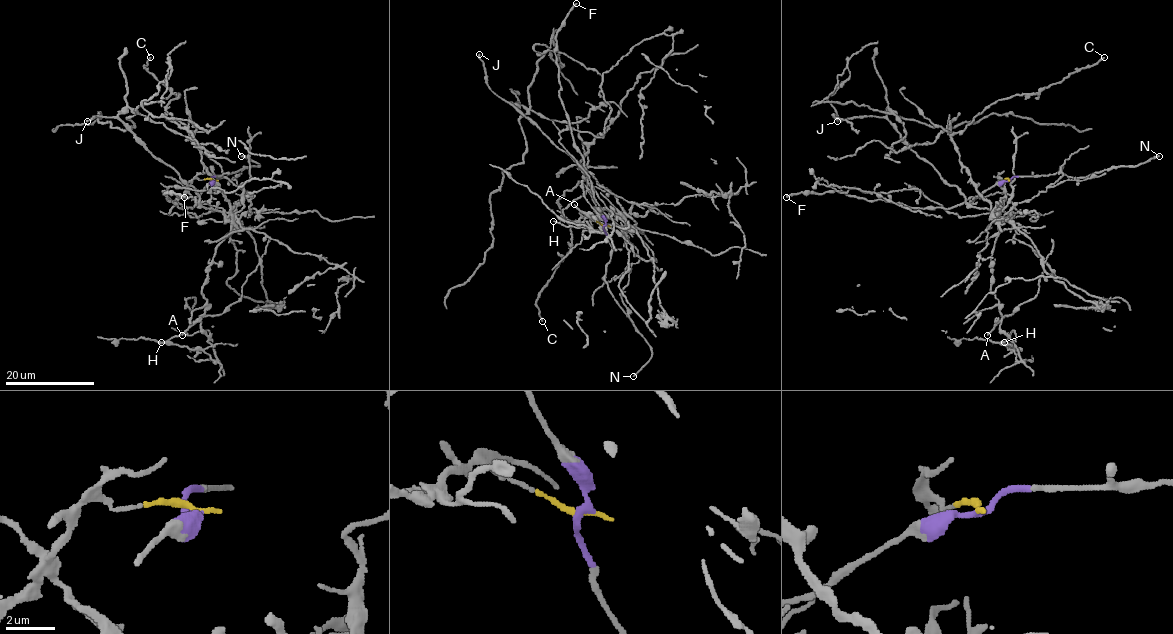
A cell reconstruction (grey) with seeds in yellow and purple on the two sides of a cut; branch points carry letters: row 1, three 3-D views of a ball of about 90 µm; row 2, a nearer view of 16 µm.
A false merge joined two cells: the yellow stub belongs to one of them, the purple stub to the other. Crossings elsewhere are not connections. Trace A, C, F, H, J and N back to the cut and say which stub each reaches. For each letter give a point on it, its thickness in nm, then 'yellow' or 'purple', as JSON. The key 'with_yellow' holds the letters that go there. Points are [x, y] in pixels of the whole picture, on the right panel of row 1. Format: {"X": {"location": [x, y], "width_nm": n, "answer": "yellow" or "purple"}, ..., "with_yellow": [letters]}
{"A": {"location": [987, 335], "width_nm": 160, "answer": "yellow"}, "C": {"location": [1104, 57], "width_nm": 190, "answer": "yellow"}, "F": {"location": [786, 197], "width_nm": 240, "answer": "purple"}, "H": {"location": [1004, 342], "width_nm": 140, "answer": "yellow"}, "J": {"location": [837, 121], "width_nm": 220, "answer": "yellow"}, "N": {"location": [1159, 156], "width_nm": 190, "answer": "purple"}, "with_yellow": ["A", "C", "H", "J"]}

